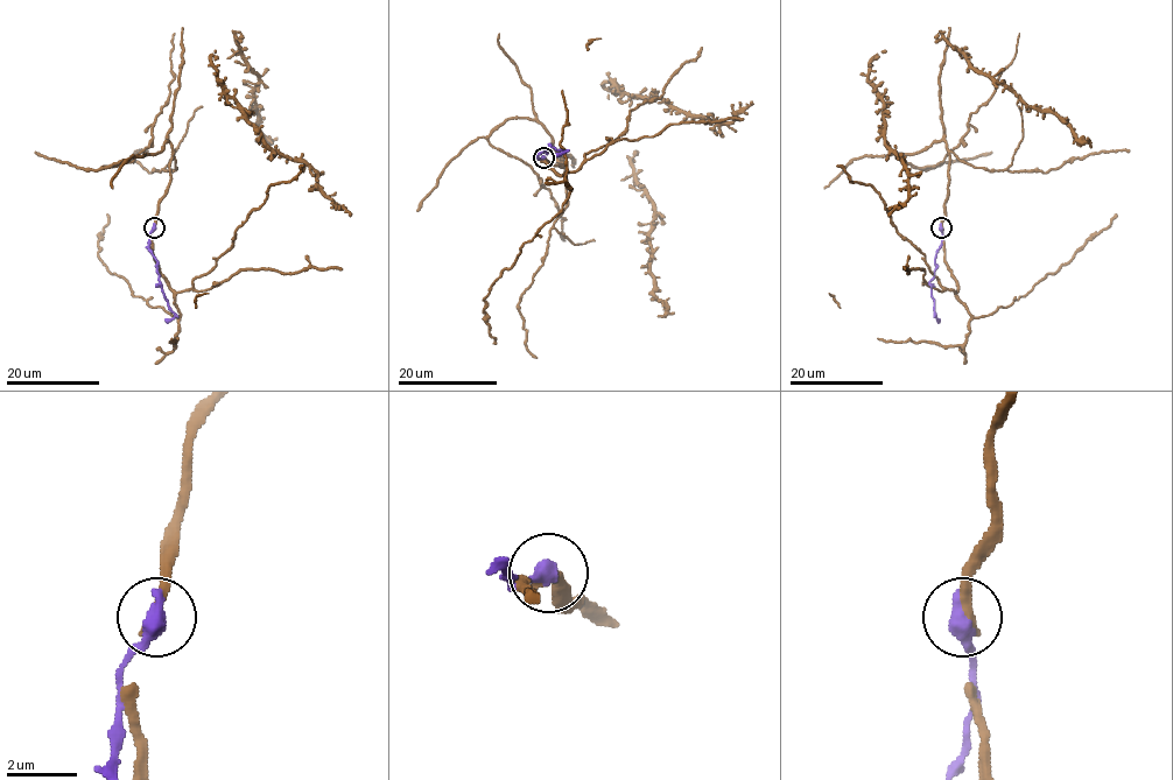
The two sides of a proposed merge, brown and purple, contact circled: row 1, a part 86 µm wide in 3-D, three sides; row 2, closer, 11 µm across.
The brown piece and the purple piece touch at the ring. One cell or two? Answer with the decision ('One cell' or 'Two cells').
Two cells

